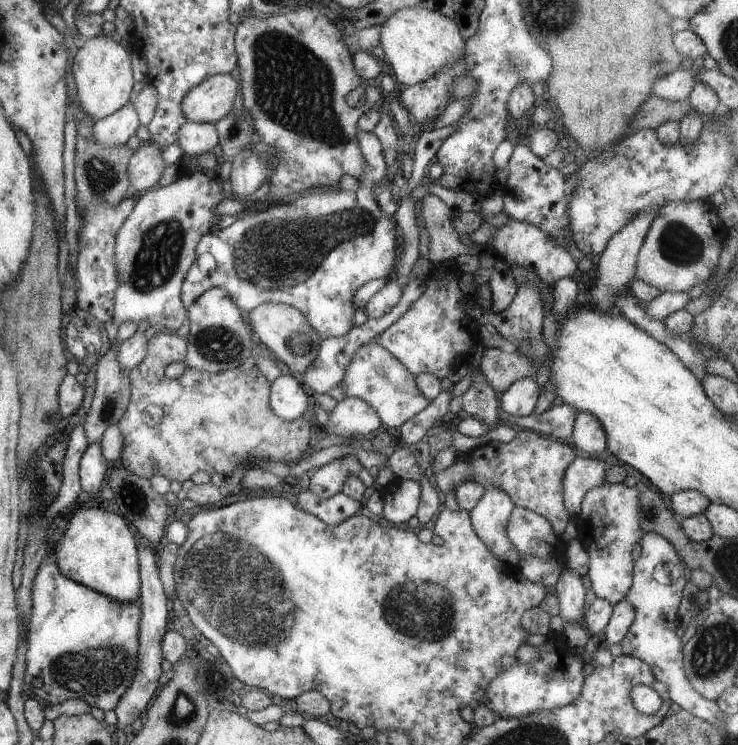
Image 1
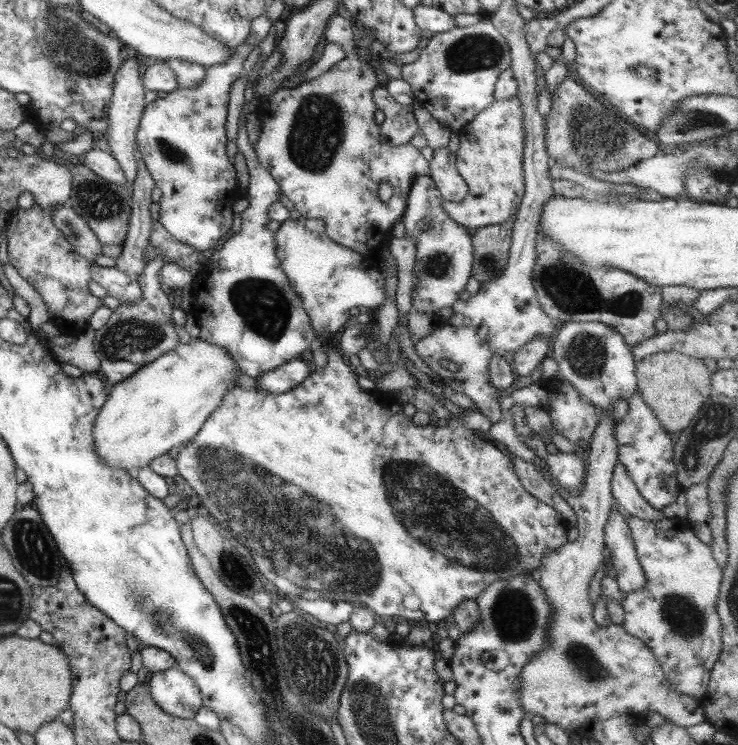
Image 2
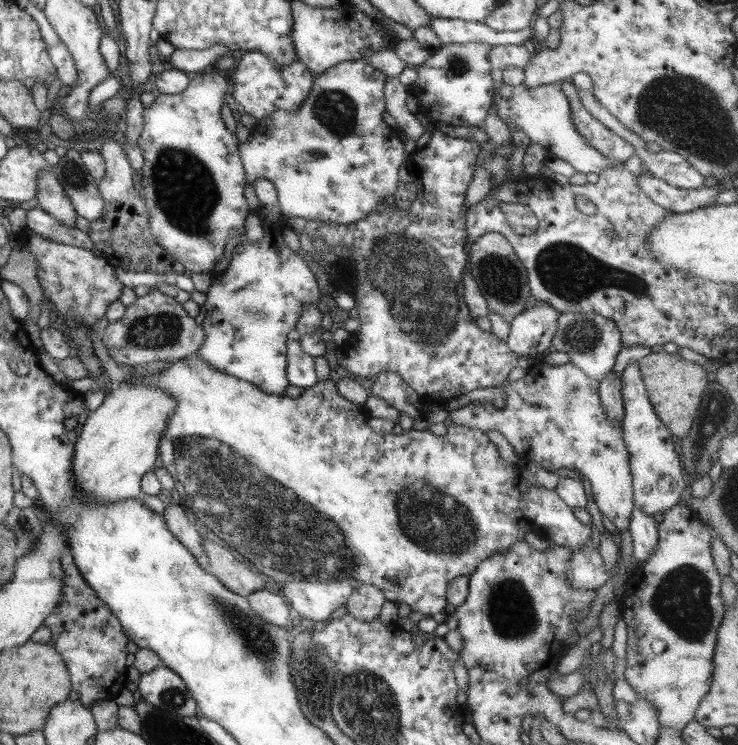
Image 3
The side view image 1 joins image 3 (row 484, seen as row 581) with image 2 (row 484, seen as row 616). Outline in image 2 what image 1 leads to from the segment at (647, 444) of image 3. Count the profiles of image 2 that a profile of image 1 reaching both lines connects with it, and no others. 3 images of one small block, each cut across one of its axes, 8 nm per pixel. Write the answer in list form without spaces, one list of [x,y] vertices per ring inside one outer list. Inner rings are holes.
[[[639,392],[629,399],[627,413],[615,424],[617,460],[624,466],[636,486],[637,492],[649,506],[660,510],[667,508],[681,492],[676,481],[676,468],[672,461],[672,446],[667,432],[643,403]]]

